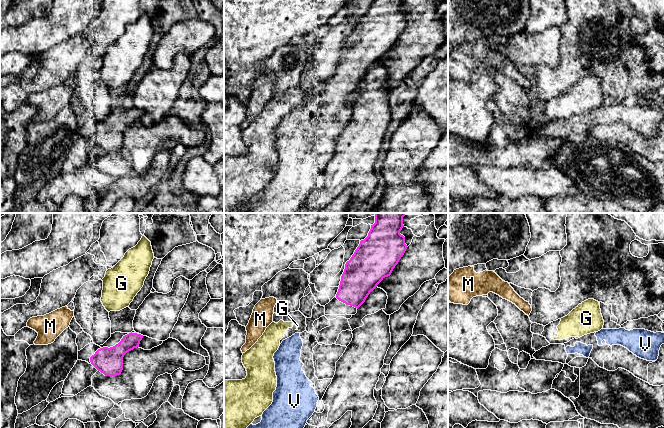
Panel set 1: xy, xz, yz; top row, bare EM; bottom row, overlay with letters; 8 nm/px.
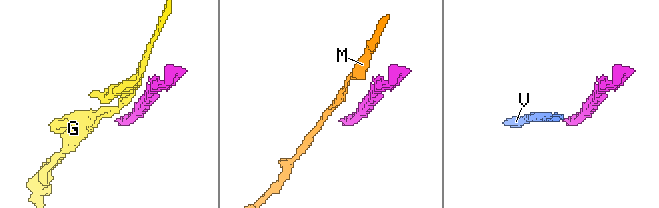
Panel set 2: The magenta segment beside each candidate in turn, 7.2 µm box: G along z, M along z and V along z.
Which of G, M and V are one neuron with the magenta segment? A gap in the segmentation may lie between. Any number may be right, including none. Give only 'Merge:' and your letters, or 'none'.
Merge: V

